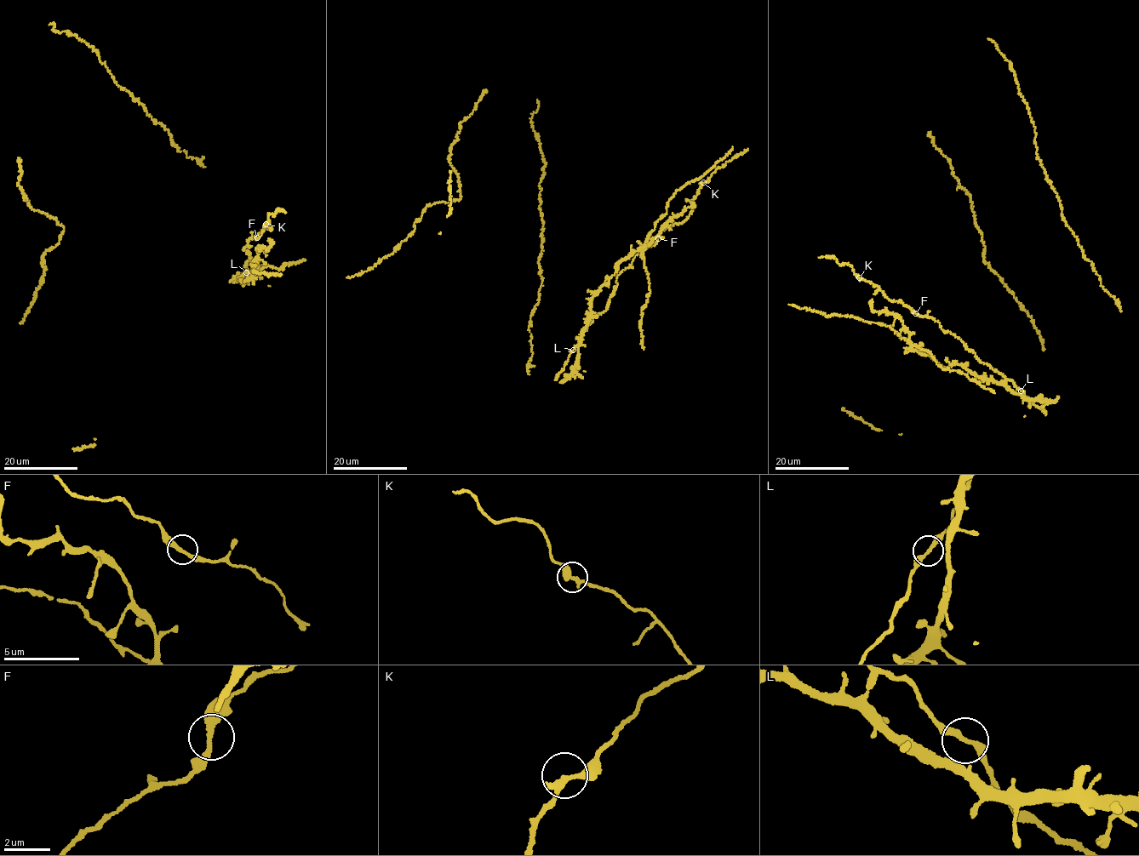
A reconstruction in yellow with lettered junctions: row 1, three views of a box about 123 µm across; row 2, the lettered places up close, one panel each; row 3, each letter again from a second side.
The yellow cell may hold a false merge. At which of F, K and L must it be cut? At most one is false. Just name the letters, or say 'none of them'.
none of them

